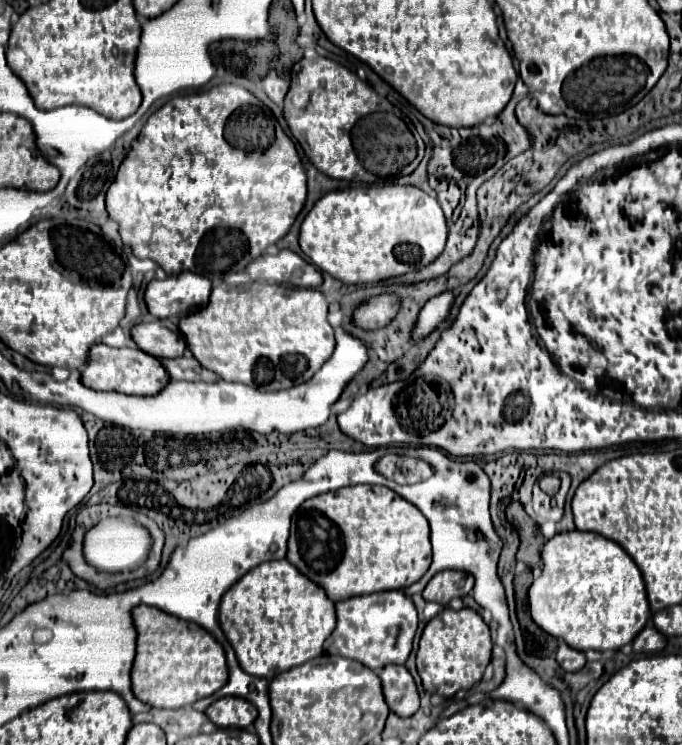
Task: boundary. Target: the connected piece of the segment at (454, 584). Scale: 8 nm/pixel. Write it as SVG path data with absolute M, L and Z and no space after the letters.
M440 571L422 591L424 601L448 605L454 597L464 597L472 591L474 577L464 571Z

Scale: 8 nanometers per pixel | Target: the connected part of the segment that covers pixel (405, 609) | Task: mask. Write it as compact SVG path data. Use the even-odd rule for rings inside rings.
M384 591L350 597L336 603L336 629L328 639L328 651L338 653L346 659L354 659L378 673L388 663L406 663L412 651L416 627L416 607L412 599L402 591Z

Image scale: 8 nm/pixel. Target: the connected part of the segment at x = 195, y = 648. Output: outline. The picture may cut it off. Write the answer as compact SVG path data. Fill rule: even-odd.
M150 605L134 607L132 621L136 627L132 691L142 703L158 709L180 709L210 697L226 685L228 667L224 649L206 629Z

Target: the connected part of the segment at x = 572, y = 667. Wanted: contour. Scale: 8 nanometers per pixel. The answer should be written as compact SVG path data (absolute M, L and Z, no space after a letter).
M560 641L560 645L558 645L556 659L558 659L560 667L566 669L566 671L578 671L578 669L582 669L584 663L586 663L584 653L582 653L582 651L576 651L576 649L572 649L572 647L568 647L564 641Z

